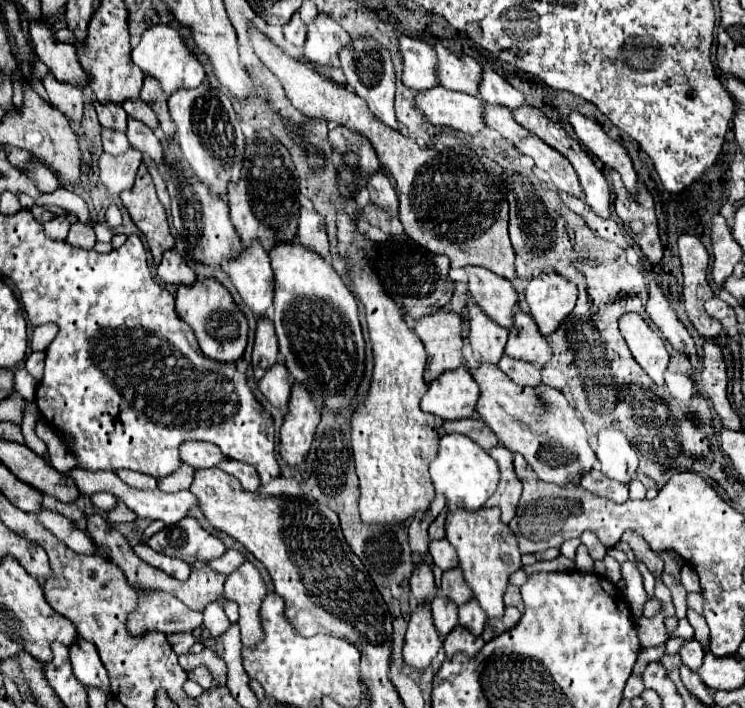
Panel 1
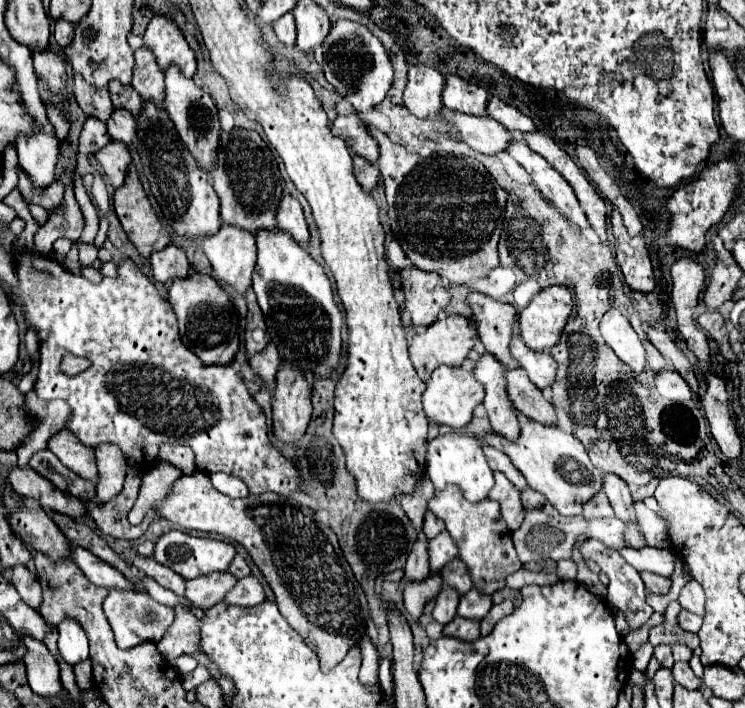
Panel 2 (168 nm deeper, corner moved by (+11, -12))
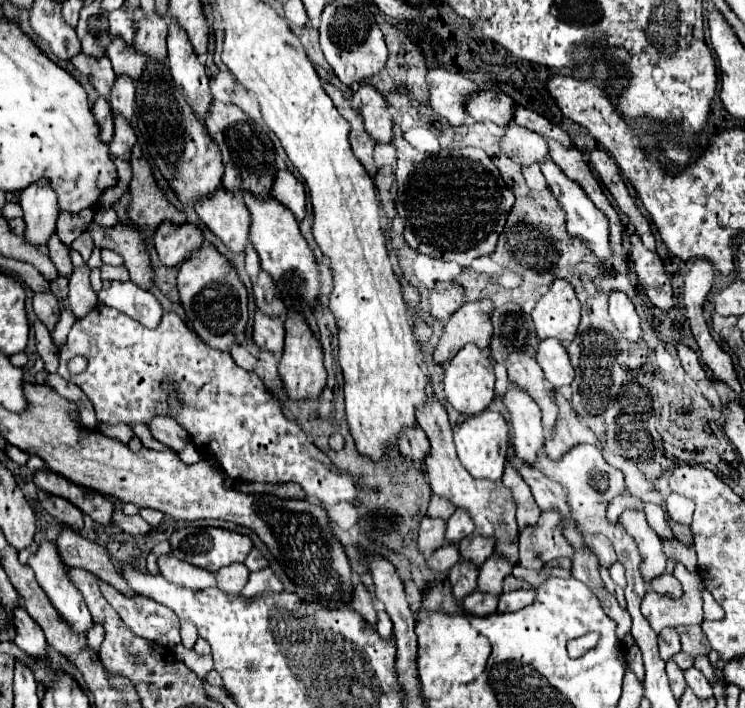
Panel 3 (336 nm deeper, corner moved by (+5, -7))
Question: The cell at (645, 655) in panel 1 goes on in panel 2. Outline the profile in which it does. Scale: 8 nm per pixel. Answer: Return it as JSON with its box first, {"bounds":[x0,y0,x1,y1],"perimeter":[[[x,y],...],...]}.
{"bounds":[648,602,698,650],"perimeter":[[[672,602],[666,610],[666,620],[664,624],[660,626],[652,626],[650,628],[650,636],[648,636],[648,642],[652,646],[658,646],[658,644],[684,644],[692,650],[698,648],[698,636],[696,634],[690,634],[690,632],[684,632],[676,618],[678,618],[678,612],[680,612],[680,604],[678,602]]]}

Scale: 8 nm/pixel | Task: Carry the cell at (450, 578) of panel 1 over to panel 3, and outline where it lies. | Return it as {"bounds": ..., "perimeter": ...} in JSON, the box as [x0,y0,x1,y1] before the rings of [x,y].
{"bounds":[458,533,494,567],"perimeter":[[[472,533],[466,539],[462,539],[462,543],[458,543],[458,551],[464,561],[472,561],[476,567],[480,567],[492,555],[494,539],[484,539]]]}

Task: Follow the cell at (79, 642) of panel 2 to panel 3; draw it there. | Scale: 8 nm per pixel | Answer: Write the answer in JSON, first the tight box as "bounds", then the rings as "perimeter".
{"bounds":[28,541,94,637],"perimeter":[[[46,541],[38,547],[38,551],[28,559],[28,565],[32,567],[38,585],[44,589],[44,593],[48,595],[52,607],[60,613],[60,617],[66,621],[66,625],[70,627],[70,631],[74,635],[82,635],[86,637],[88,631],[94,627],[94,621],[90,619],[90,611],[82,599],[82,595],[76,591],[76,587],[70,583],[70,579],[66,579],[66,569],[62,567],[62,561],[58,559],[58,551],[54,551],[54,543]]]}

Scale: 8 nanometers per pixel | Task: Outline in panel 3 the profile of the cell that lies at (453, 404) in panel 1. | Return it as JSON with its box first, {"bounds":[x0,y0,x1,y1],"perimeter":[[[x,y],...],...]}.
{"bounds":[444,345,494,415],"perimeter":[[[474,345],[462,347],[456,357],[446,365],[444,373],[444,393],[446,401],[458,411],[466,415],[478,415],[486,411],[490,401],[494,399],[494,369],[490,365],[490,359],[482,355],[482,351]]]}

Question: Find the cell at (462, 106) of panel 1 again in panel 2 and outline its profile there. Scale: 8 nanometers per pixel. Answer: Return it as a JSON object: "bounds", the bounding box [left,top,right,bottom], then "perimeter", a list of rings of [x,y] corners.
{"bounds":[442,108,514,156],"perimeter":[[[448,108],[442,110],[442,116],[446,122],[452,124],[460,132],[460,138],[472,146],[474,150],[482,154],[496,156],[508,148],[508,144],[514,140],[514,134],[506,130],[502,124],[488,116],[468,116],[460,112],[452,112]]]}

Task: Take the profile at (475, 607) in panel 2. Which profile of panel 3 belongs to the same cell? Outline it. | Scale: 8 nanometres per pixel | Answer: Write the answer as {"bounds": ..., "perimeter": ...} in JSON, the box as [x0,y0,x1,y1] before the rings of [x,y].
{"bounds":[478,555,512,595],"perimeter":[[[494,555],[480,567],[478,575],[478,591],[500,595],[502,593],[502,581],[506,575],[512,573],[510,563],[502,563],[502,559],[494,559]]]}

